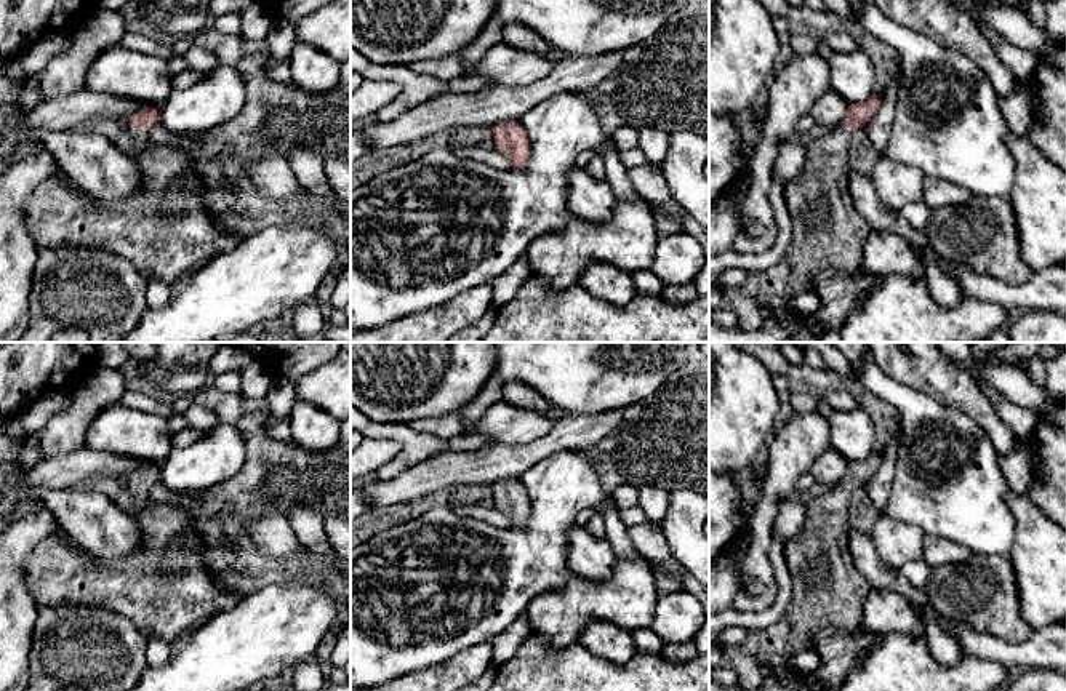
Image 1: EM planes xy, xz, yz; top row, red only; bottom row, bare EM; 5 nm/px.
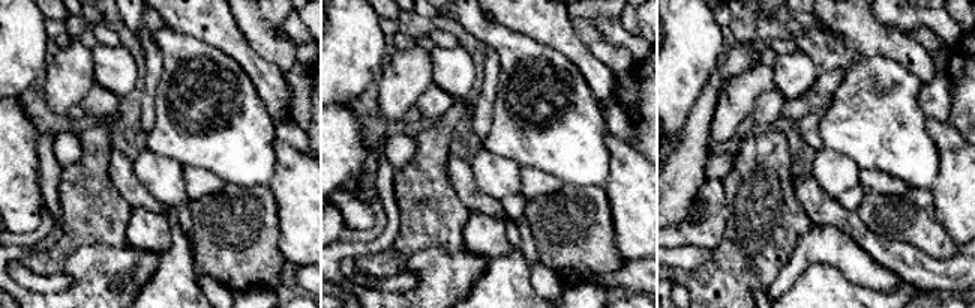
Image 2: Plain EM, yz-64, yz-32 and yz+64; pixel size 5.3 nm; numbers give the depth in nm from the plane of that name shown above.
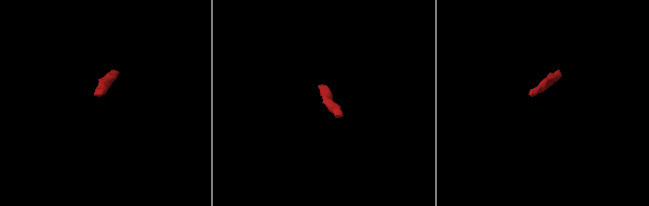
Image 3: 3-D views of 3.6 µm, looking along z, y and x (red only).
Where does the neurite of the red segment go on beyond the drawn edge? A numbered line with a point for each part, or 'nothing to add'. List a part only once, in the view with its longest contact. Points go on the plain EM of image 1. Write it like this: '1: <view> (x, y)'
1: xy (165, 589)

